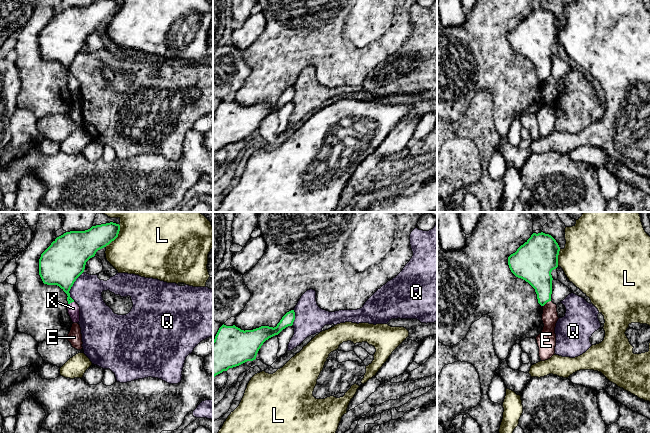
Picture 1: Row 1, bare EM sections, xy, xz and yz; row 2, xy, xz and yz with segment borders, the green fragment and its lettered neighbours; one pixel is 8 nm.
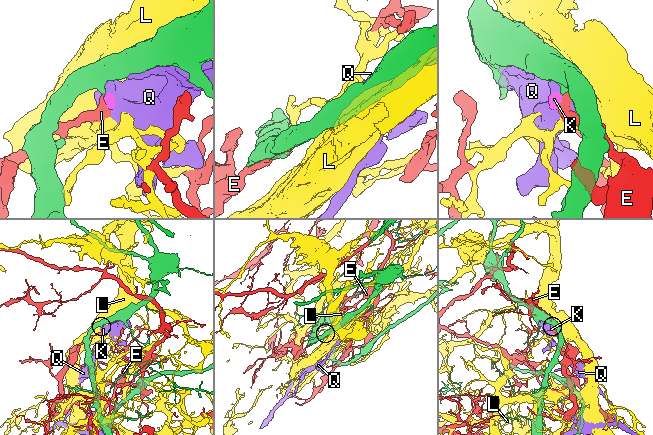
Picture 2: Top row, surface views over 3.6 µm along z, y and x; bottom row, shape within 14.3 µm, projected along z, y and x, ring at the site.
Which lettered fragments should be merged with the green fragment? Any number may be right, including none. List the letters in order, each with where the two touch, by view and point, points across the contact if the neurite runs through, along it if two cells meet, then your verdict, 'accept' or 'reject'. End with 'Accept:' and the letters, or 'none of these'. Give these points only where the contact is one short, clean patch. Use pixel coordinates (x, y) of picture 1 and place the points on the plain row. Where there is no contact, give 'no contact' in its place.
E: meets green in yz at (546, 78); reject
K: meets green in xy at (71, 78); runs through xy (63, 48), (66, 67), (71, 78), (73, 84); accept
L: meets green in xy at (117, 12); reject
Q: meets green in xy at (72, 61); reject
Accept: K

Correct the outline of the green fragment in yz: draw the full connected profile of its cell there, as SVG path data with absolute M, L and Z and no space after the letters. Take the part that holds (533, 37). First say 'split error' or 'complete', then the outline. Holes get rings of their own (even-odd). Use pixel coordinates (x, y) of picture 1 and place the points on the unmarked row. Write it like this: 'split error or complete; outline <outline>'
complete; outline M541 8L533 9L508 33L511 48L535 65L541 82L551 77L551 48L558 43L559 27L560 23L556 16L551 11Z

